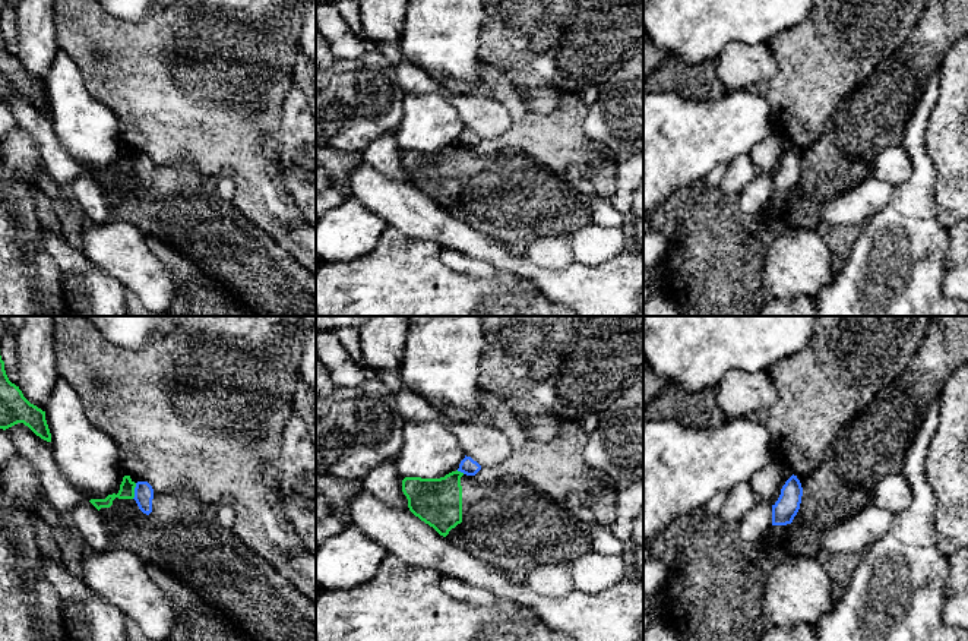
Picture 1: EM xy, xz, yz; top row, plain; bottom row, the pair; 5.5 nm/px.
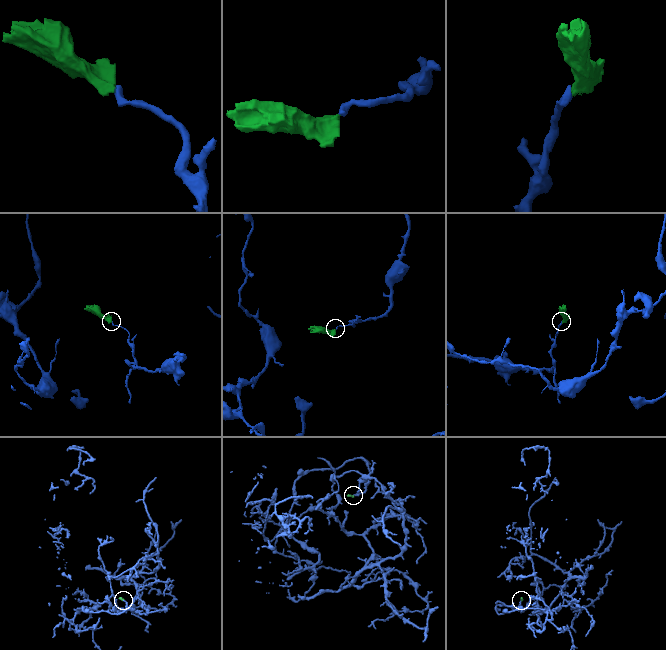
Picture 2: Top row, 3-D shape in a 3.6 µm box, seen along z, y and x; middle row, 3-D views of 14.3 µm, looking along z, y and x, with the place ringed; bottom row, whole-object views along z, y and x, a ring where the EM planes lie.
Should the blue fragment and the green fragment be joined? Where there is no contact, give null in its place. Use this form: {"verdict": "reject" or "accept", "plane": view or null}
{"verdict": "reject", "plane": "xy"}

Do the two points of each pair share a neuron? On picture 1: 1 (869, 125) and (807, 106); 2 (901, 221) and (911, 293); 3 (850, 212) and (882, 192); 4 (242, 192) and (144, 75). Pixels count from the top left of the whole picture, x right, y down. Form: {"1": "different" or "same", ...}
{"1": "different", "2": "same", "3": "same", "4": "same"}

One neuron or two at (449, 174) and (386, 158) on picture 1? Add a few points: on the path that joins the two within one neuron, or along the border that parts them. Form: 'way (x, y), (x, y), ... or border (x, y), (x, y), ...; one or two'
border (402, 151), (402, 166), (410, 180); two

